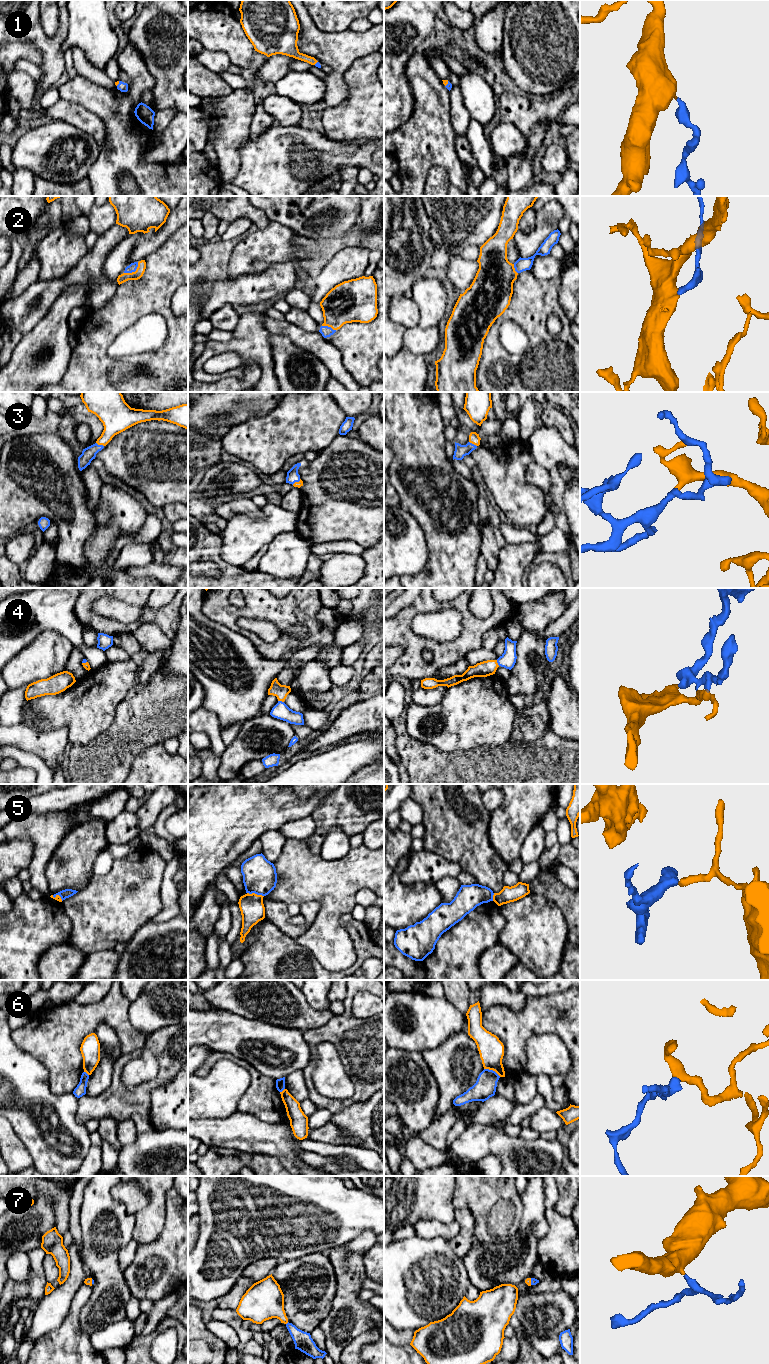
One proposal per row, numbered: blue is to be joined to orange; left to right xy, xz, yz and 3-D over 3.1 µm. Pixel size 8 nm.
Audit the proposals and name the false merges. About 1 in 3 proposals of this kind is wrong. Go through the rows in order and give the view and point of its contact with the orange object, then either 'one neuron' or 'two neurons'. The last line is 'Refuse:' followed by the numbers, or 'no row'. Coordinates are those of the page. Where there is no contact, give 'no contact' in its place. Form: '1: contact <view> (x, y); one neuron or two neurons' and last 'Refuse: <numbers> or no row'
1: contact yz (447, 83); one neuron
2: contact xy (133, 272); one neuron
3: contact xy (100, 444); one neuron
4: contact xz (281, 700); one neuron
5: contact xz (255, 894); two neurons
6: contact yz (492, 1069); two neurons
7: contact yz (530, 1281); one neuron
Refuse: 5, 6

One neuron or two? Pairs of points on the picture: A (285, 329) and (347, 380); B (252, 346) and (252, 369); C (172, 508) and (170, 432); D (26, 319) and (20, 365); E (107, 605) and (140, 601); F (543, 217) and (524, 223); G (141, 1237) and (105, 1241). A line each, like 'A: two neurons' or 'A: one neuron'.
A: one neuron
B: two neurons
C: two neurons
D: two neurons
E: two neurons
F: two neurons
G: two neurons

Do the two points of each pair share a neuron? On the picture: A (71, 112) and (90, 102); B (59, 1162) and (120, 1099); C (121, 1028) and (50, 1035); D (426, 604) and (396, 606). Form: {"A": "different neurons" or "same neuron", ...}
{"A": "different neurons", "B": "different neurons", "C": "same neuron", "D": "different neurons"}

